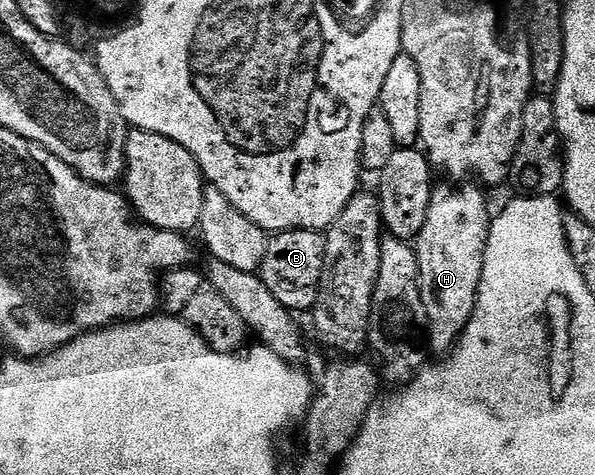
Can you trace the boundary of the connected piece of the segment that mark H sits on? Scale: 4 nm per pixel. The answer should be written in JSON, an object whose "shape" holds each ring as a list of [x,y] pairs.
{"shape":[[[473,182],[462,183],[458,188],[461,189],[456,192],[453,188],[434,187],[427,210],[427,222],[423,222],[423,230],[415,241],[419,286],[427,321],[427,344],[430,349],[433,347],[435,351],[441,352],[437,354],[448,354],[453,351],[462,330],[473,317],[473,310],[477,305],[477,291],[483,274],[485,247],[489,241],[491,211],[489,212],[489,204],[485,201],[484,194],[480,192],[482,189]]]}

